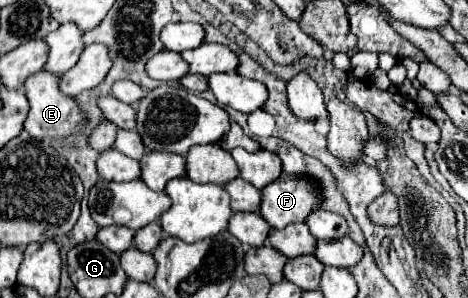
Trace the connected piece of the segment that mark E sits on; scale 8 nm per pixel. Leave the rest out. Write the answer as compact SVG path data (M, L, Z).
M45 70L33 74L25 82L25 96L31 104L31 110L29 110L27 120L23 122L23 128L31 134L31 138L35 138L35 140L65 138L69 134L75 134L75 132L83 130L85 118L81 114L79 106L75 104L73 98L67 98L65 94L59 94L59 76L47 74Z

